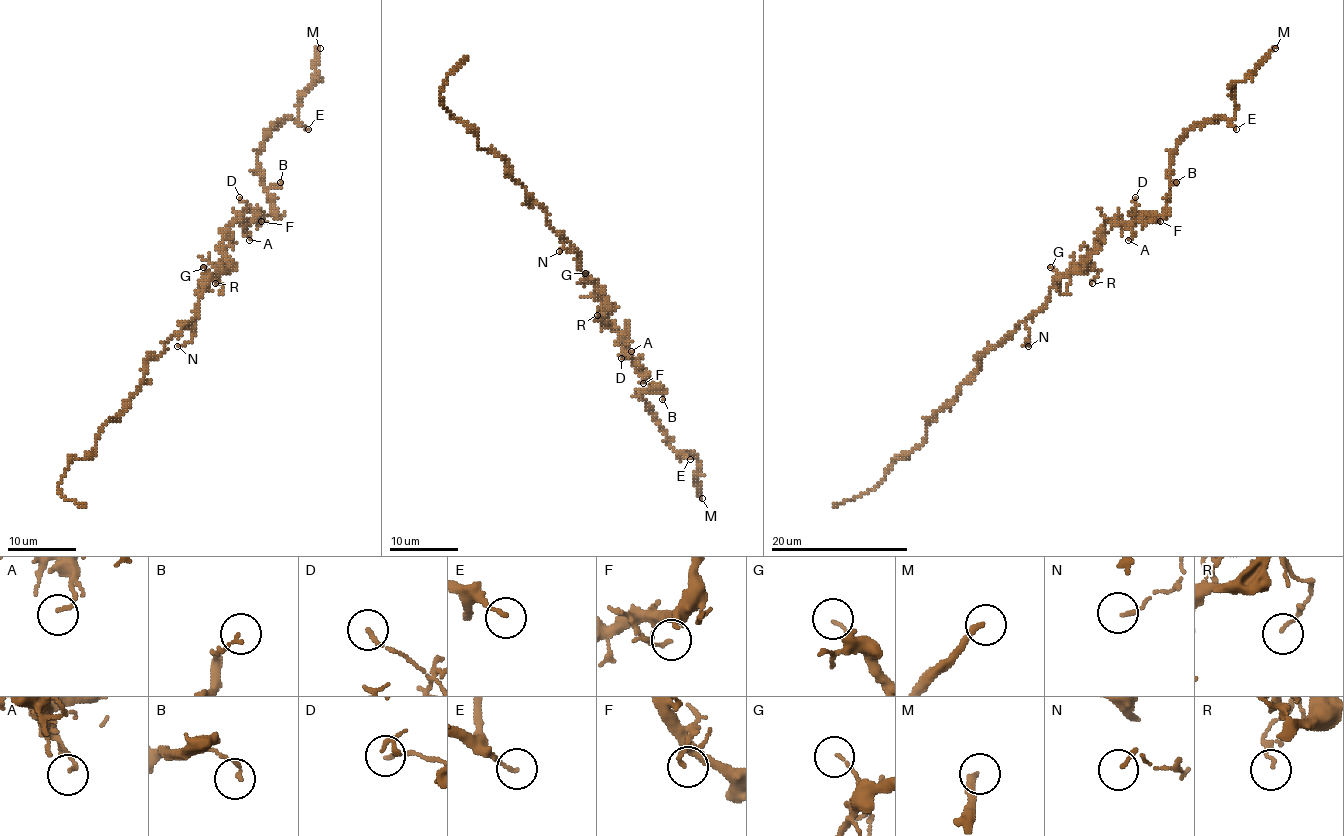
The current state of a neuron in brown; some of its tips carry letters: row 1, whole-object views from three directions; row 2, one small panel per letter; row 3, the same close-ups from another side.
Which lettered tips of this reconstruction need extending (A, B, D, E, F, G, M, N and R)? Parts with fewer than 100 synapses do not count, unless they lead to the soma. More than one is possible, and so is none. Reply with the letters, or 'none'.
none

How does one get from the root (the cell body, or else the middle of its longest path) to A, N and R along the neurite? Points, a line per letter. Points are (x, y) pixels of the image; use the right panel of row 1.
A: (1061, 278), (1088, 255), (1107, 223), (1124, 225), (1131, 231), (1128, 240)
N: (1061, 278), (1050, 290), (1049, 300), (1025, 322), (1030, 333), (1025, 345), (1028, 346)
R: (1061, 278), (1085, 261), (1099, 271), (1092, 283)

